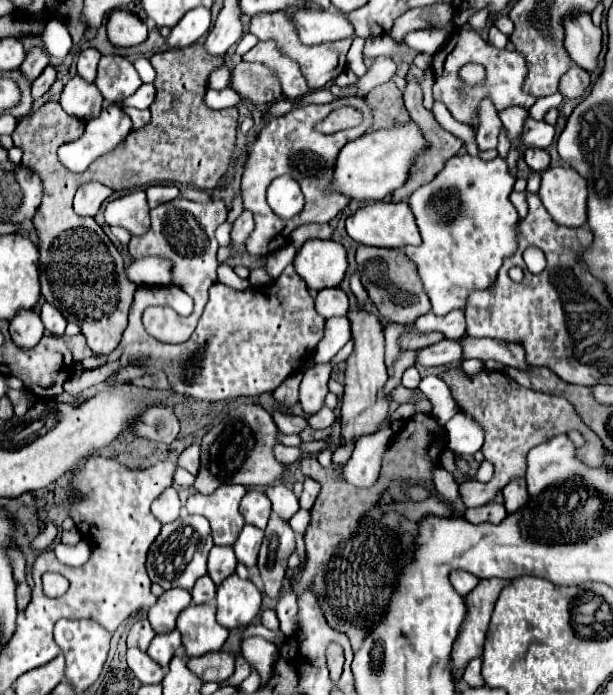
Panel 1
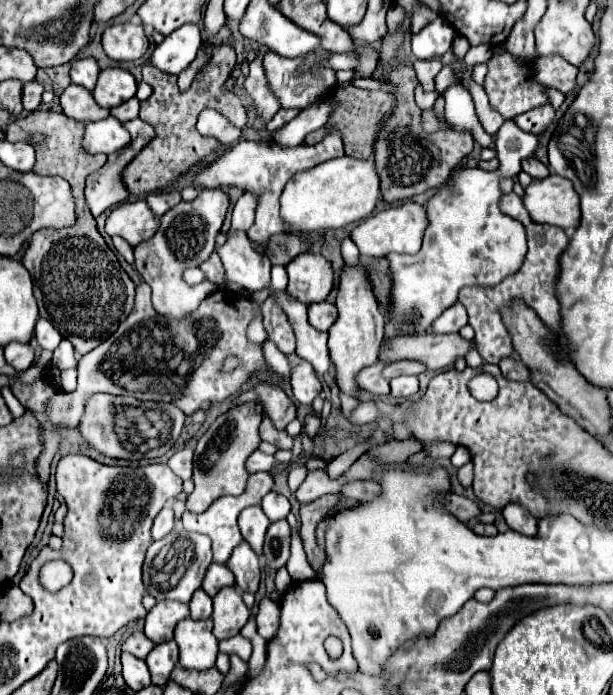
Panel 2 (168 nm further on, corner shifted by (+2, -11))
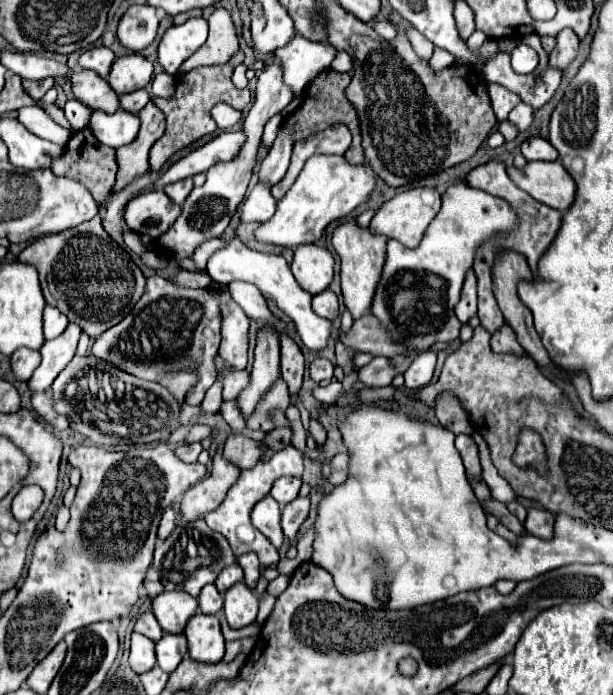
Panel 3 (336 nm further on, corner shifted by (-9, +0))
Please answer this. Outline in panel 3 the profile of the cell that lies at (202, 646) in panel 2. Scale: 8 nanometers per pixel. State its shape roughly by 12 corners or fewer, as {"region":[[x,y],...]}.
{"region":[[201,611],[185,627],[189,655],[219,663],[225,639],[217,615]]}

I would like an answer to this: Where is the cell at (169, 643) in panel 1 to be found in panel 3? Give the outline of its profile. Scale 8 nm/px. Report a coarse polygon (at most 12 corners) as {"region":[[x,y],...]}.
{"region":[[165,633],[157,643],[157,665],[171,673],[185,655],[187,639]]}

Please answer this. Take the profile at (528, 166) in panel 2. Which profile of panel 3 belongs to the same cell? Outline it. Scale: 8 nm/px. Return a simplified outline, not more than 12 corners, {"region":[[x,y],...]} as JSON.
{"region":[[543,137],[521,145],[527,161],[555,161],[555,147]]}

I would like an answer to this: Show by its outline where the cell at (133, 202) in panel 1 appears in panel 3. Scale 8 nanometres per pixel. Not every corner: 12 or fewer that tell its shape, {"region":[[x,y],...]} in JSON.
{"region":[[163,191],[127,203],[131,231],[157,239],[181,207]]}

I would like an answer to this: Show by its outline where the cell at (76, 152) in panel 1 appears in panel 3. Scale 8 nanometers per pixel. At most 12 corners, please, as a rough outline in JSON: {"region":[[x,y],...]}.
{"region":[[93,111],[89,129],[117,149],[135,139],[139,117]]}

